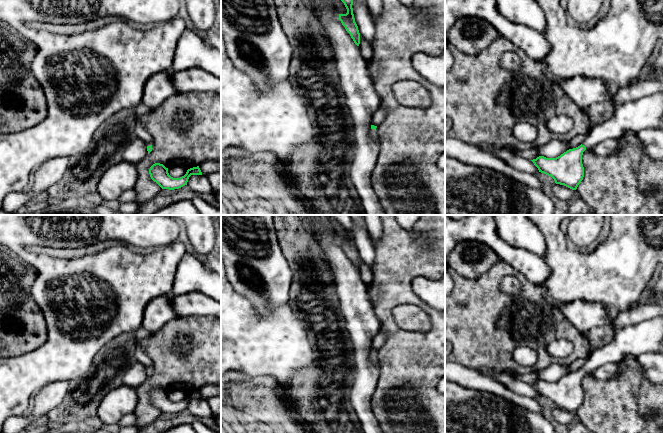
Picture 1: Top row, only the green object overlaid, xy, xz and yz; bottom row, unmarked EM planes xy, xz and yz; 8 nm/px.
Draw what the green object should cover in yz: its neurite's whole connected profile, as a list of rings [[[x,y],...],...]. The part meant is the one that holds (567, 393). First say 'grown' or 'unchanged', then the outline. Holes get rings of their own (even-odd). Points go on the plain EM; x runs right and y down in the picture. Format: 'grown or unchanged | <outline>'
grown | [[[663,317],[652,318],[634,325],[617,327],[613,339],[604,346],[590,353],[583,367],[573,373],[569,373],[556,382],[539,380],[531,384],[539,396],[551,400],[556,408],[564,409],[576,414],[584,401],[582,379],[586,373],[592,372],[607,363],[619,363],[625,356],[638,356],[643,353],[657,353],[663,349]]]

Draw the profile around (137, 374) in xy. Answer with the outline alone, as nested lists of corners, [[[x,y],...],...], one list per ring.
[[[137,362],[124,374],[123,384],[136,389],[147,379],[148,375],[146,367]]]

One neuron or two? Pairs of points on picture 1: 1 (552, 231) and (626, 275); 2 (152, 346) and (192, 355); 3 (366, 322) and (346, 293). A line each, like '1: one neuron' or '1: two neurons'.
1: one neuron
2: one neuron
3: one neuron

